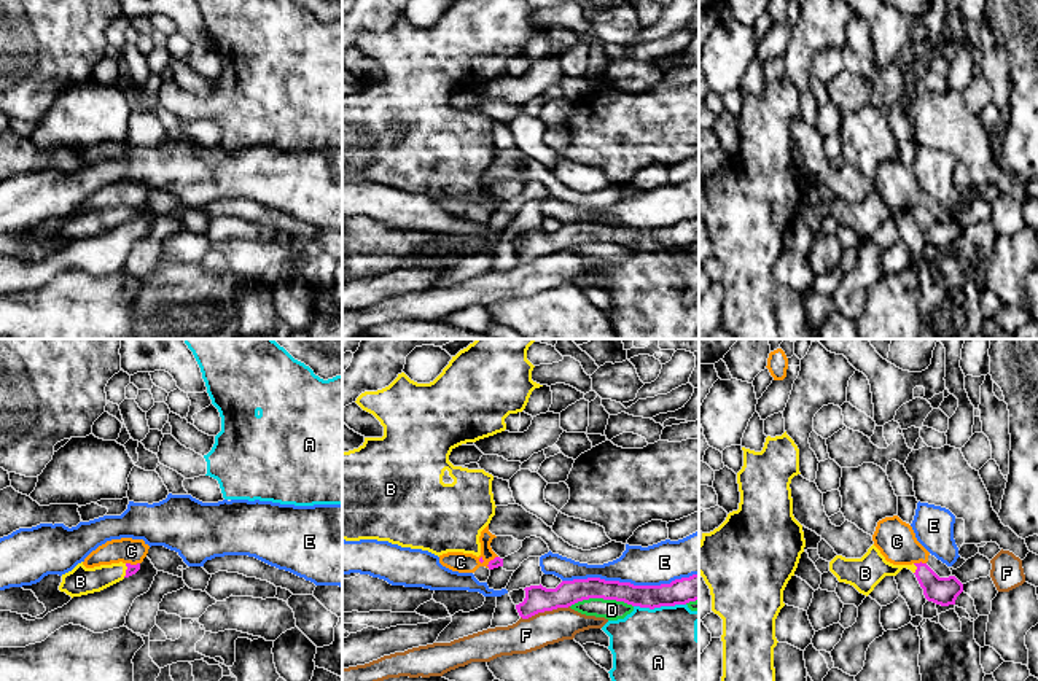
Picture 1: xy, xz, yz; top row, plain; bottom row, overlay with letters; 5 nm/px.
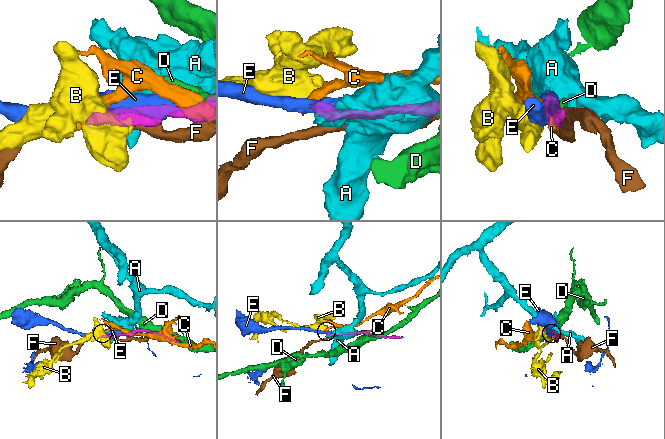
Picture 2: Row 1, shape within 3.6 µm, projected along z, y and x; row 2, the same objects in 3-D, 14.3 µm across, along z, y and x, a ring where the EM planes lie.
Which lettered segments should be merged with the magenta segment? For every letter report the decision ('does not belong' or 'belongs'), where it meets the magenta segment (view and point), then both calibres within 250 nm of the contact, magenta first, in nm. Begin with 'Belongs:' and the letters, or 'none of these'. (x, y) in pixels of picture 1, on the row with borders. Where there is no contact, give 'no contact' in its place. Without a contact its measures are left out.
Belongs: B
A: does not belong; contact xz (659, 607); calibres 130 and 360 nm
B: belongs; contact yz (917, 568); calibres 140 and 160 nm
C: does not belong; contact yz (920, 562); calibres 140 and 200 nm
D: does not belong; contact xz (600, 597); calibres 130 and 110 nm
E: does not belong; contact xz (629, 583); calibres 120 and 200 nm
F: does not belong; contact xz (545, 610); calibres 140 and 170 nm

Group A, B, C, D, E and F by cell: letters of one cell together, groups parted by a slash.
A / B / C / D / E / F

